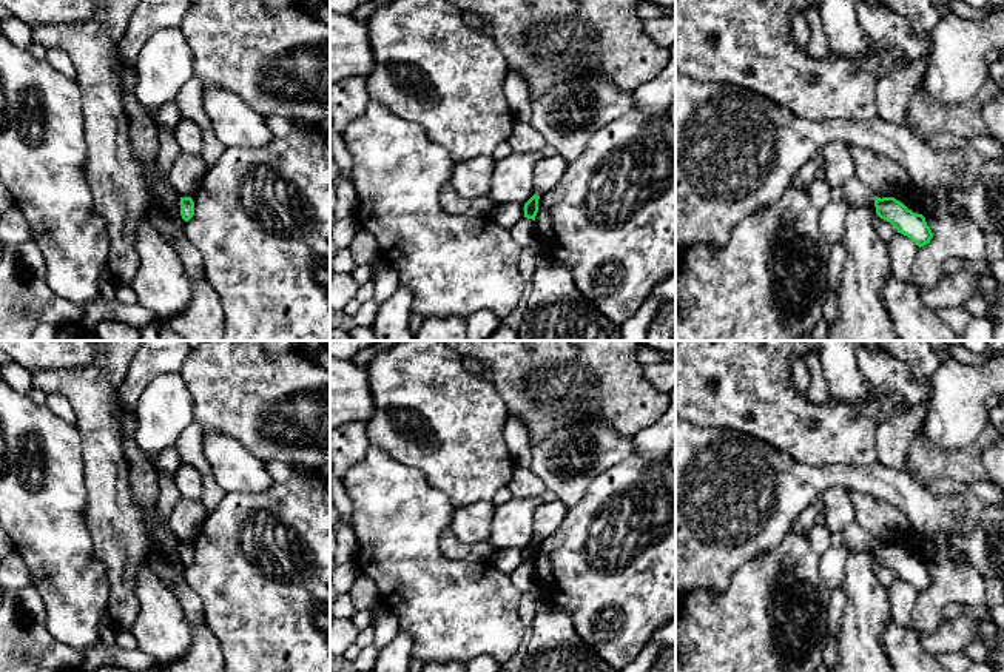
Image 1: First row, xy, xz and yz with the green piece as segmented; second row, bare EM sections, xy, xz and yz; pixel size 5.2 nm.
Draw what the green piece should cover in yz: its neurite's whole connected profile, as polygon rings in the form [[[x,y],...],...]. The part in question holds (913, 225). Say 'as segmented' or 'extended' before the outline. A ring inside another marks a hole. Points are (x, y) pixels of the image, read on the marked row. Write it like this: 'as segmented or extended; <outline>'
as segmented; [[[876,197],[876,214],[890,222],[898,233],[911,239],[919,248],[930,244],[933,233],[922,214],[913,213],[895,197]]]

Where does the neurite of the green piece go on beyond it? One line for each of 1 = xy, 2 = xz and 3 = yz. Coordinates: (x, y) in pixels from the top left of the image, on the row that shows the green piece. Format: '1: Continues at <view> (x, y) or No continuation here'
1: No continuation here
2: No continuation here
3: No continuation here

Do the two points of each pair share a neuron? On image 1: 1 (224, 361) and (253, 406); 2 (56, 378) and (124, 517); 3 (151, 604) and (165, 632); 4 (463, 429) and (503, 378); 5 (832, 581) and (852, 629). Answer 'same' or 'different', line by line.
1: same
2: same
3: same
4: different
5: different

